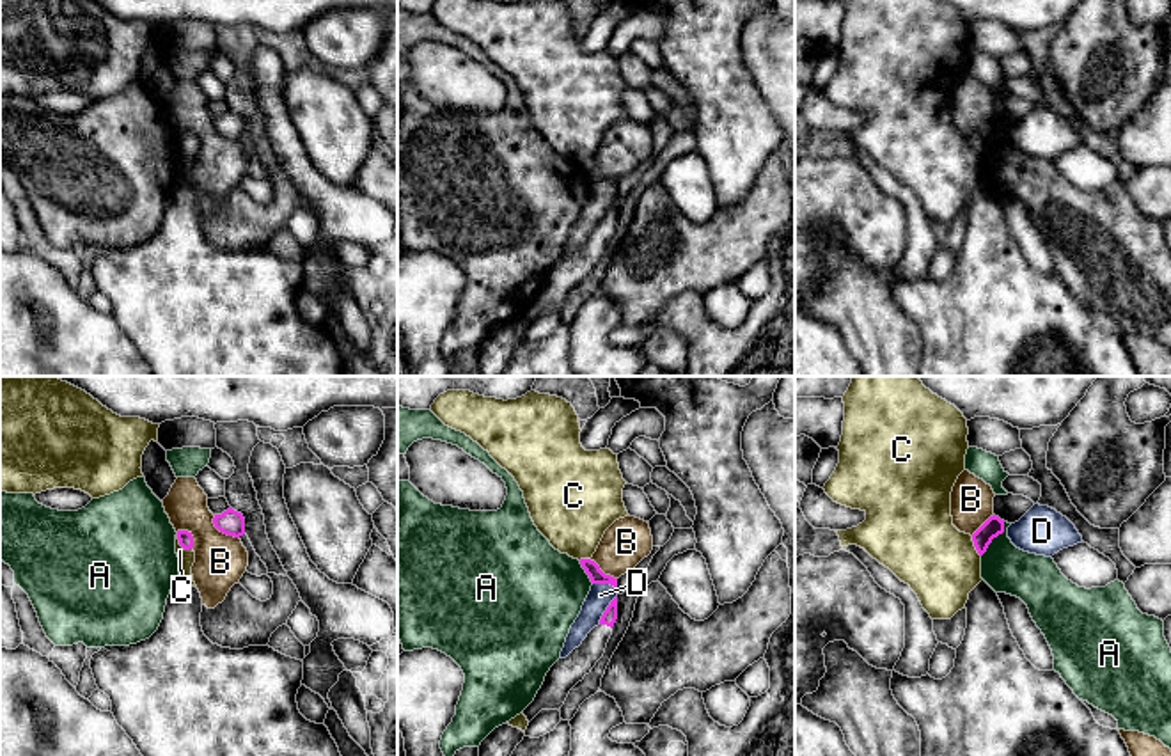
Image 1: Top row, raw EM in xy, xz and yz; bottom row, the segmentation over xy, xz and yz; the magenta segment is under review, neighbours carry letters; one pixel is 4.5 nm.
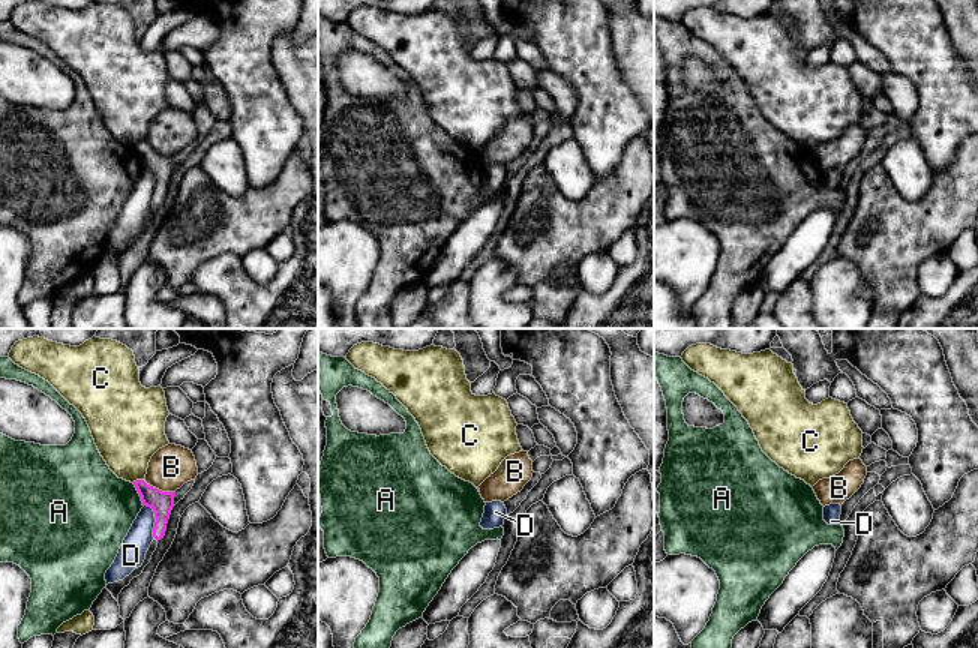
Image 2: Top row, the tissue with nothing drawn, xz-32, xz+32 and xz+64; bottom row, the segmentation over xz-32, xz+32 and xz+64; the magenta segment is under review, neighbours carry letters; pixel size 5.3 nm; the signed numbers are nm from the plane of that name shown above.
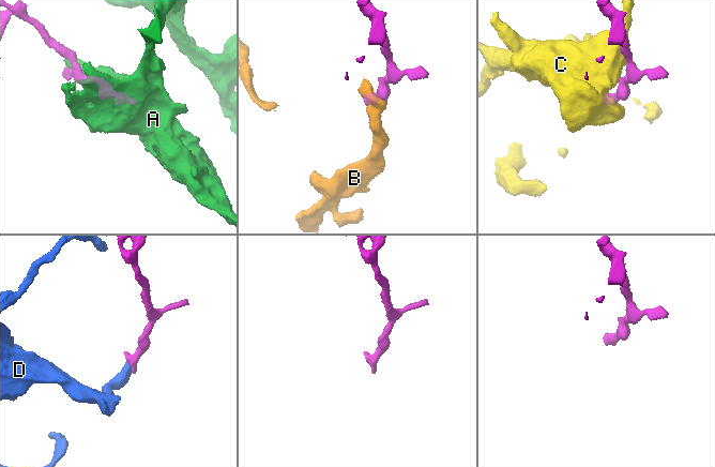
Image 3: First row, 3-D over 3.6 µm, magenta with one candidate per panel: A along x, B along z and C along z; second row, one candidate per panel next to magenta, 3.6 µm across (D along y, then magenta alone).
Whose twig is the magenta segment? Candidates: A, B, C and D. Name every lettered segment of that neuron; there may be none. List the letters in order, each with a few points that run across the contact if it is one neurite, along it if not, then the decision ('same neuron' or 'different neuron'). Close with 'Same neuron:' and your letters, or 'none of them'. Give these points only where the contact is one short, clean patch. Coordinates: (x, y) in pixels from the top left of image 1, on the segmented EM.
A: different neuron
B: line xy (213, 515), (213, 524), (220, 531), (238, 538); different neuron
C: line xy (176, 535), (185, 549), (192, 549); different neuron
D: line xz (616, 595), (598, 623); different neuron
Same neuron: none of them

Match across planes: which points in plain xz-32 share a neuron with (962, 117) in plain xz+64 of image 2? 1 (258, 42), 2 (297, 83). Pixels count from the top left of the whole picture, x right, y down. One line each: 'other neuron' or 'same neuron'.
1: same neuron
2: other neuron

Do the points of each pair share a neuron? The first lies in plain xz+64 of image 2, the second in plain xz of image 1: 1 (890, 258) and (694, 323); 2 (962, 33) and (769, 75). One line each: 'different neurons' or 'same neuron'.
1: different neurons
2: same neuron

